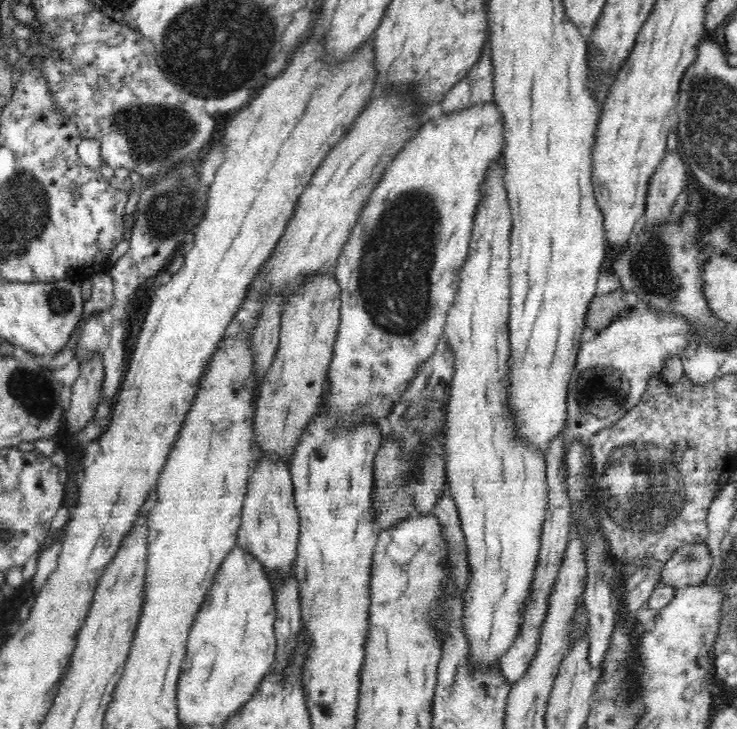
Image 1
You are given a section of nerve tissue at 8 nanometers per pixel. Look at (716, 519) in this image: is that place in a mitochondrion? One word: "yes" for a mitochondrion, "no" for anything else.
no

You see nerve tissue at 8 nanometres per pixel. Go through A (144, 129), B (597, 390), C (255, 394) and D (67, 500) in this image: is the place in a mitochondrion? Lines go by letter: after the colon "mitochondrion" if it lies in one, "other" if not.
A: mitochondrion
B: mitochondrion
C: other
D: other

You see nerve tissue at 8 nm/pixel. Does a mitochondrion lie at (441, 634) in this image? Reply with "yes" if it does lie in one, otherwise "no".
no

